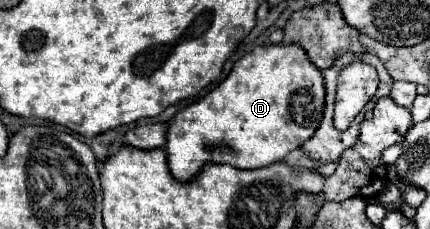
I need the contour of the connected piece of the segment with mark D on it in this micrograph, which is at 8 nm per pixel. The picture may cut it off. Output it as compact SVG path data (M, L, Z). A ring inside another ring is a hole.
M296 44L258 46L244 54L228 78L198 102L180 110L166 132L166 160L172 176L180 182L192 182L206 164L230 164L252 170L280 162L288 152L300 148L320 126L324 110L324 80L320 70L304 56Z

